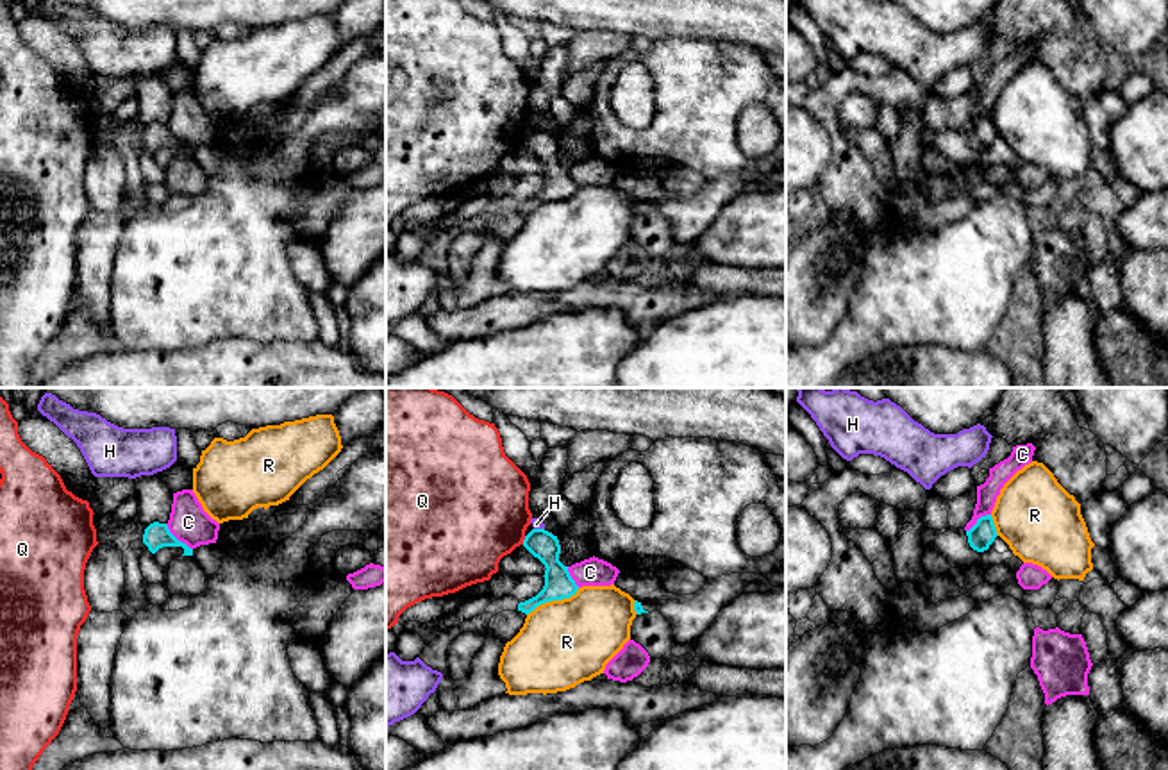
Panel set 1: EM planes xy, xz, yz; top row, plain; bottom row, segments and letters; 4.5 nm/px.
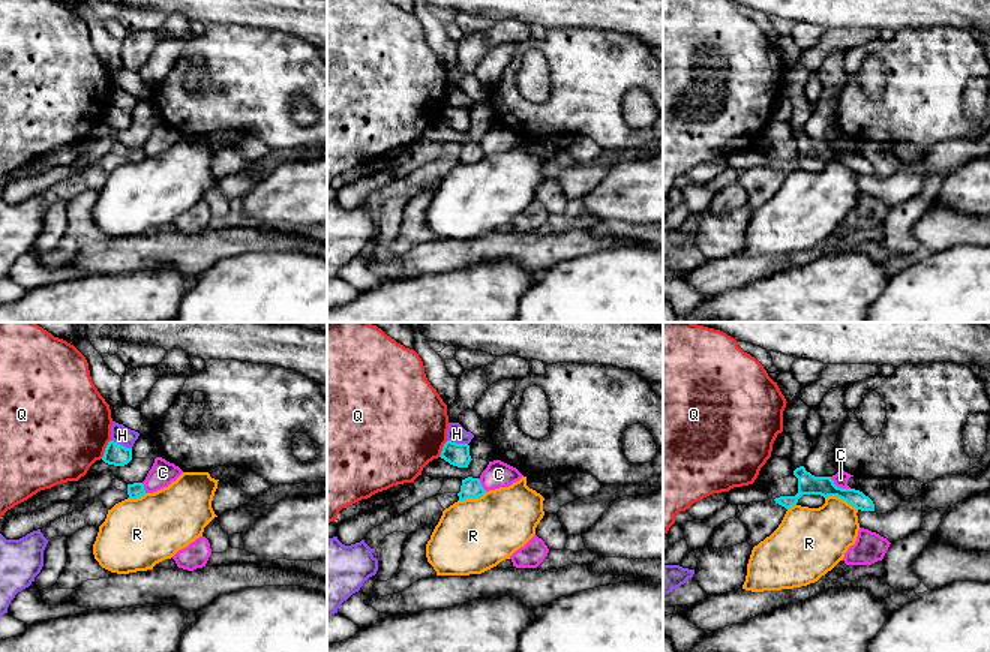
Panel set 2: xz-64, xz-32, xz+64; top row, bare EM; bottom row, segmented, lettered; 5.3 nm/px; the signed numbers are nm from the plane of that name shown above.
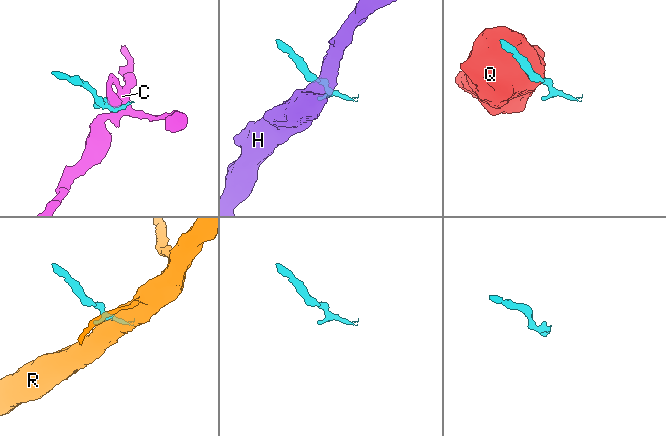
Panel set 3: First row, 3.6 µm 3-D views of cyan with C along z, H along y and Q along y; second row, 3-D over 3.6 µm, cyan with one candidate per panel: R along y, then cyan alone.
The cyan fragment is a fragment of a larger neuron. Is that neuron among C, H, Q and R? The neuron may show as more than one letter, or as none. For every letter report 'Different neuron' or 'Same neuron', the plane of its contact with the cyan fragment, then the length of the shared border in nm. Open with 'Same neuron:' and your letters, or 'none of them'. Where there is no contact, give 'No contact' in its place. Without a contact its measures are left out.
Same neuron: none of them
C: Different neuron. Touches cyan in xy. Shared border 170 nm
H: Different neuron. Touches cyan in xz. Shared border 50 nm
Q: Different neuron. Touches cyan in xz. Shared border 40 nm
R: Different neuron. Touches cyan in xz. Shared border 260 nm

